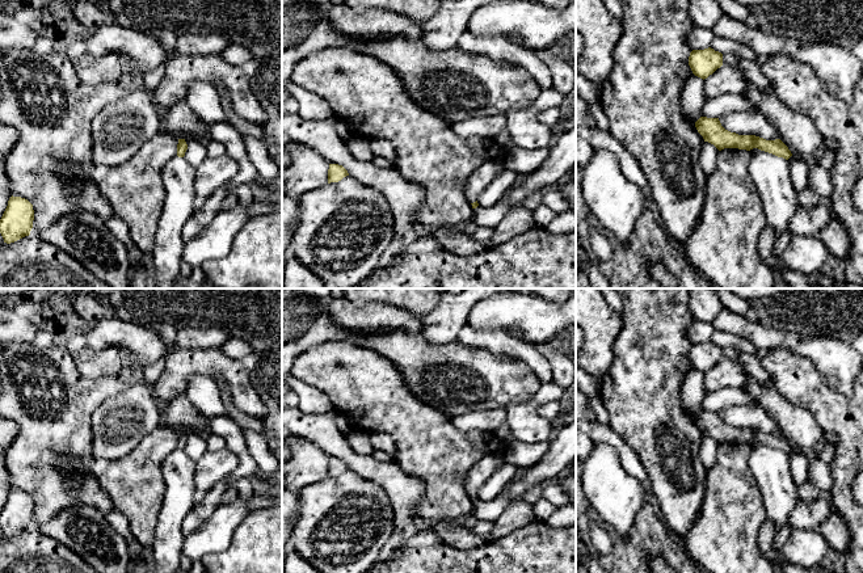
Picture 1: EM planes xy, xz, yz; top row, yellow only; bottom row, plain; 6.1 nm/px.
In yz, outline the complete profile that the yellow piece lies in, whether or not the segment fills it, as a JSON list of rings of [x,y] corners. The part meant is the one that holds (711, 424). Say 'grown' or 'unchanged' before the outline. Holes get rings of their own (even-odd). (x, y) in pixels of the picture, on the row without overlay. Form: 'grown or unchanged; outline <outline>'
unchanged; outline [[[700,410],[695,416],[695,421],[703,430],[704,435],[713,438],[719,445],[724,442],[738,442],[746,445],[758,442],[786,454],[792,450],[788,441],[780,433],[766,434],[755,429],[738,429],[731,426],[721,420],[719,412]]]

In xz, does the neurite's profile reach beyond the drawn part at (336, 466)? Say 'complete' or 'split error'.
complete

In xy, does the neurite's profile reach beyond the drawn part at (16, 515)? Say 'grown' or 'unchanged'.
unchanged

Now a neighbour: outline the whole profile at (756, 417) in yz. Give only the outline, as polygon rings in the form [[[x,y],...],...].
[[[728,406],[719,412],[721,420],[738,429],[755,429],[766,434],[779,433],[779,427],[770,414],[761,406]]]

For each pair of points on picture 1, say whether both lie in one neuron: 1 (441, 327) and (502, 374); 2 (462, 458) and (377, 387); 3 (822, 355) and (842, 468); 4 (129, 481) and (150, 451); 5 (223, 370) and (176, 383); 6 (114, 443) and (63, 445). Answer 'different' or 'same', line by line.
1: different
2: same
3: different
4: same
5: same
6: different

